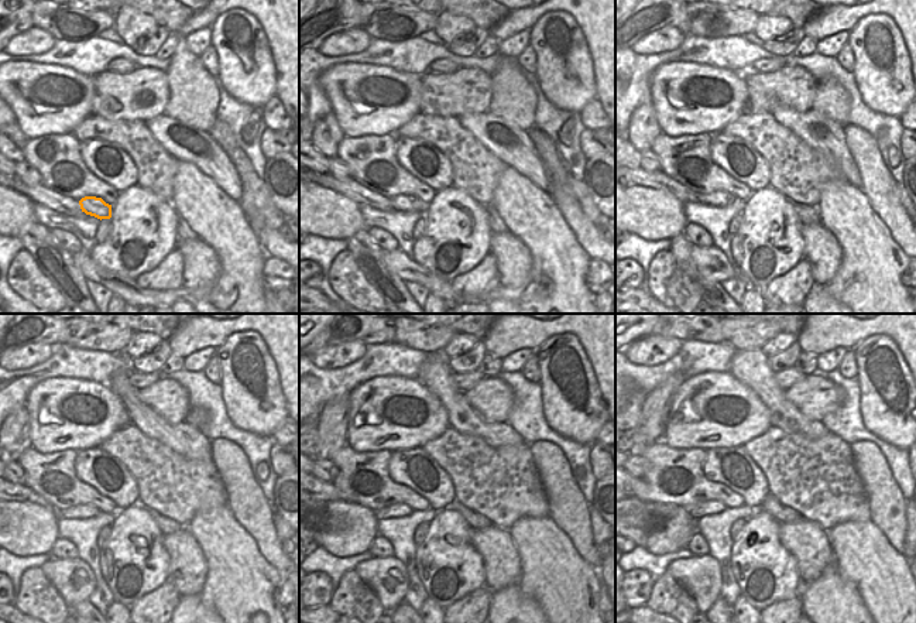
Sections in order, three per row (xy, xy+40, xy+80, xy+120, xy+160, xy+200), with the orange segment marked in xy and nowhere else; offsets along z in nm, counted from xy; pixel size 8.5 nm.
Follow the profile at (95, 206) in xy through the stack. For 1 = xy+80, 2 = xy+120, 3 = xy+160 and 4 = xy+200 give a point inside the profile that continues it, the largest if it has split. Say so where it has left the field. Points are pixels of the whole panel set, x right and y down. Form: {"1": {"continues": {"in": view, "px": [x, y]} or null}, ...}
{"1": {"continues": {"in": "xy+80", "px": [719, 199]}}, "2": {"continues": {"in": "xy+120", "px": [81, 512]}}, "3": {"continues": {"in": "xy+160", "px": [397, 510]}}, "4": {"continues": {"in": "xy+200", "px": [700, 510]}}}

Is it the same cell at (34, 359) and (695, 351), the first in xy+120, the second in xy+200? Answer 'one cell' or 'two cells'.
two cells

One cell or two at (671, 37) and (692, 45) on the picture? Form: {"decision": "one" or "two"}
{"decision": "two"}

